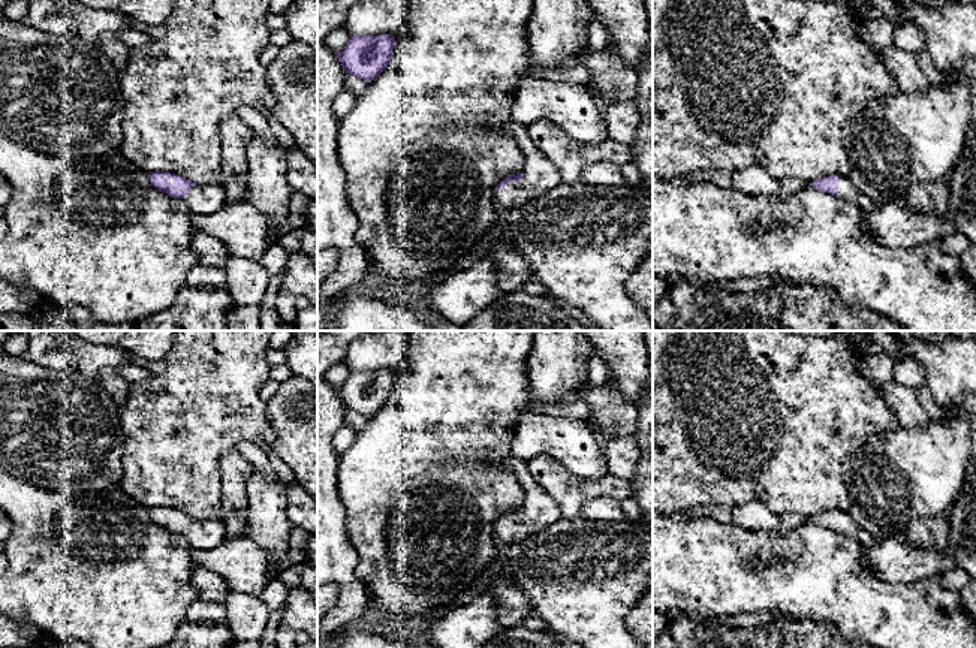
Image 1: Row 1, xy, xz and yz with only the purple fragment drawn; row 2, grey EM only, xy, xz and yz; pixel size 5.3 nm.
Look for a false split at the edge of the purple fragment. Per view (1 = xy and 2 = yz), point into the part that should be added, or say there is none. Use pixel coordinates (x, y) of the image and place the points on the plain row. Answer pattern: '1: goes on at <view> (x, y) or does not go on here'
1: goes on at xy (204, 535)
2: goes on at yz (846, 526)

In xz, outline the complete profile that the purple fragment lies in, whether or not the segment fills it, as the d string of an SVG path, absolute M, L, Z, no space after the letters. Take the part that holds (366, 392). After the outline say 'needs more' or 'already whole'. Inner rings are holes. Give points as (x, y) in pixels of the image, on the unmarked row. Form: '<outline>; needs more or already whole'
M391 370L350 371L337 394L349 412L371 418L388 403L394 383L395 373Z; already whole

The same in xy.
M150 507L150 518L162 528L189 537L193 548L211 549L226 539L226 528L220 518L198 521L171 507Z; needs more

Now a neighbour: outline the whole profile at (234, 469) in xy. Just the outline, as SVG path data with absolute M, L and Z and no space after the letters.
M238 452L220 458L220 519L228 539L244 534L247 519L247 480L253 465Z

